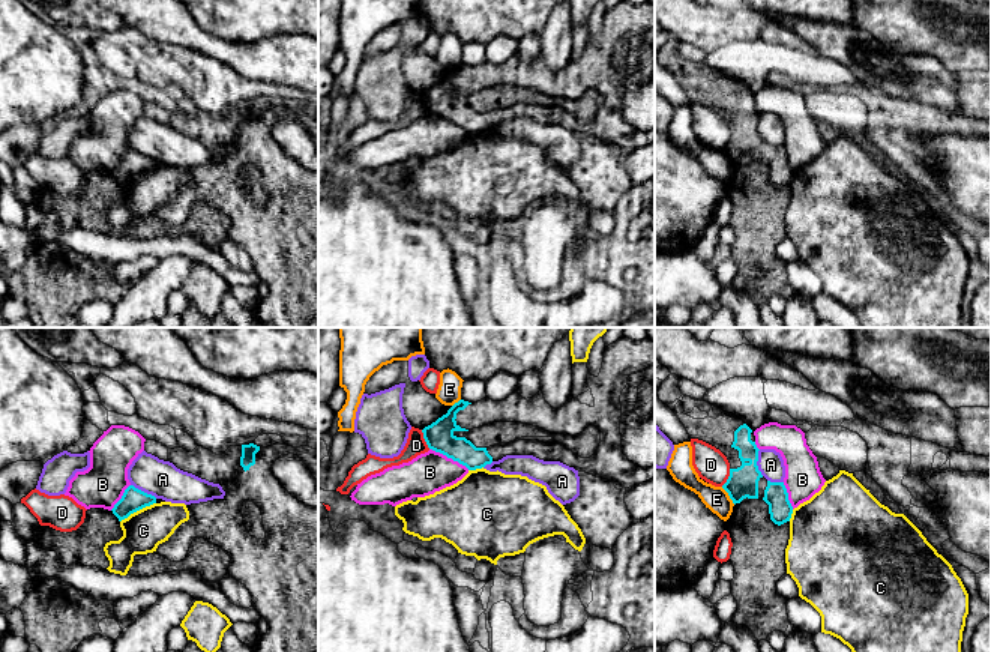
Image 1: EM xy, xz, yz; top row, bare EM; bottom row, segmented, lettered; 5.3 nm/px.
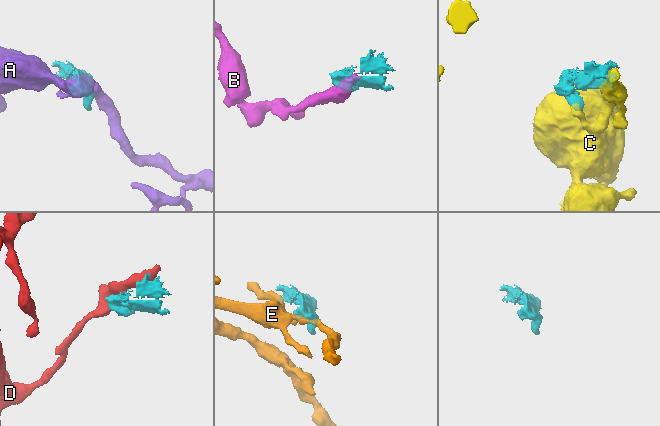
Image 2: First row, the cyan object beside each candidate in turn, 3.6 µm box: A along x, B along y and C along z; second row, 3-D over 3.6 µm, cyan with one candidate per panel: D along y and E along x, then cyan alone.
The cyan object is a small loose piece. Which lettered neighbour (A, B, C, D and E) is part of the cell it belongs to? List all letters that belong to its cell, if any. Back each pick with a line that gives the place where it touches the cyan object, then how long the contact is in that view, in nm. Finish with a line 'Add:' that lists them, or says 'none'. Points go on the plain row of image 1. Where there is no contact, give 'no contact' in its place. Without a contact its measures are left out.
Add: none

